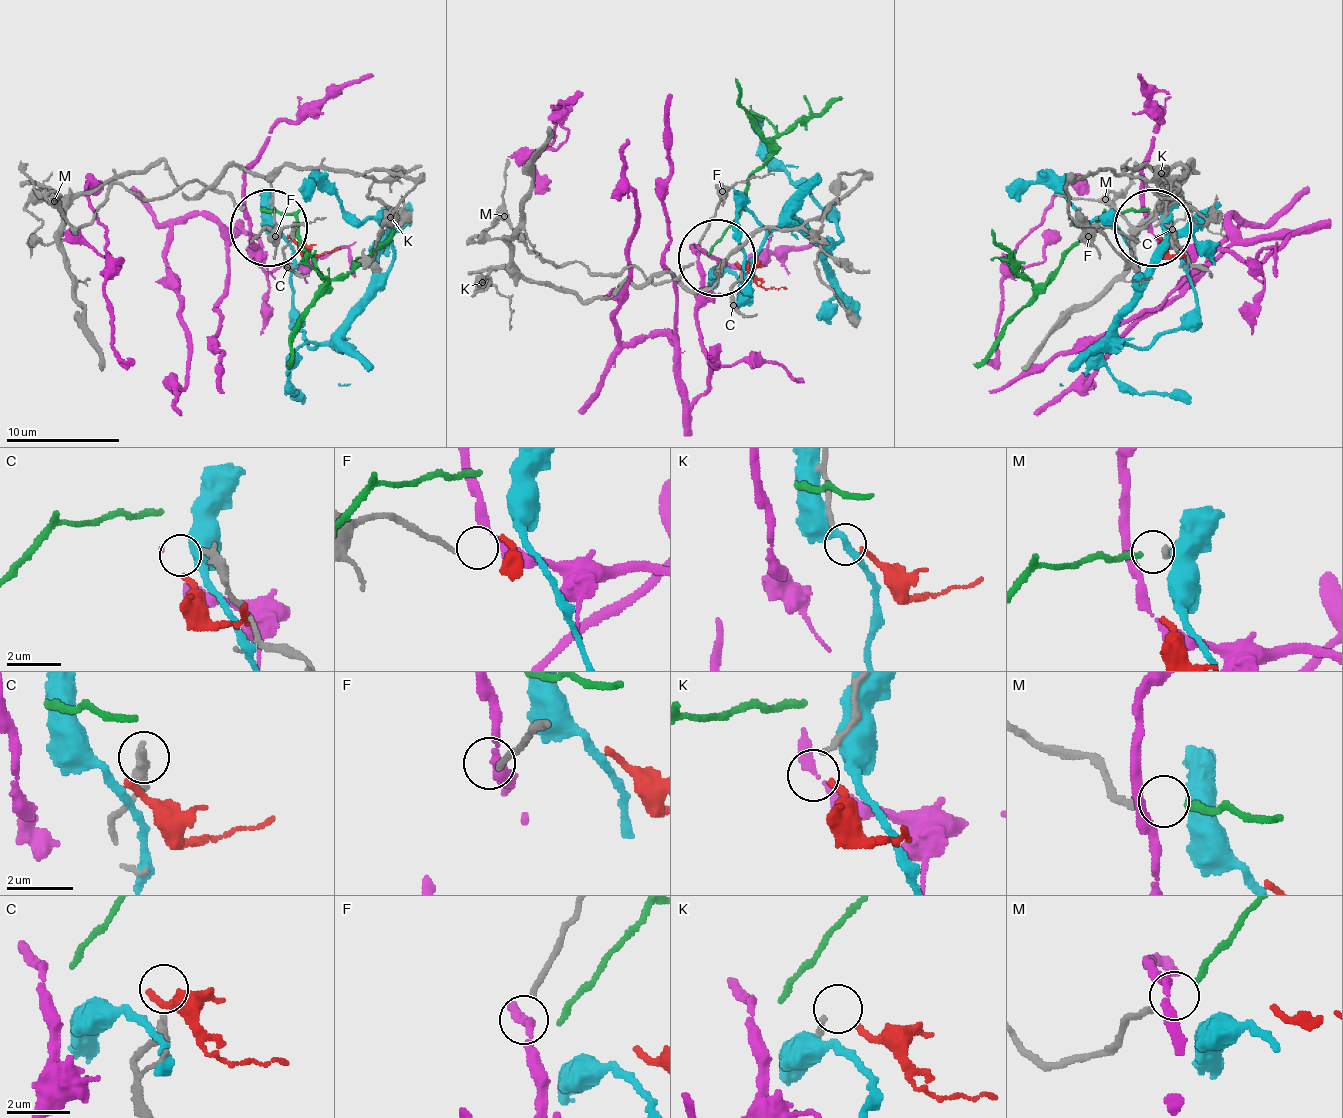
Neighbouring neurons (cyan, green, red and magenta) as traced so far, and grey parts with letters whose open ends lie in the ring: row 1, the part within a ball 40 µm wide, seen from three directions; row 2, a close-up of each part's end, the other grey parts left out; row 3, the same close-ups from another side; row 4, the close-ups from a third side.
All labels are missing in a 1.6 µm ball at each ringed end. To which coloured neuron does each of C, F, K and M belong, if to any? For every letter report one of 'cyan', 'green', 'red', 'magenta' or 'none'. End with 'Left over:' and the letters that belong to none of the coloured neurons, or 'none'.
C: none
F: magenta
K: red
M: green
Left over: C

